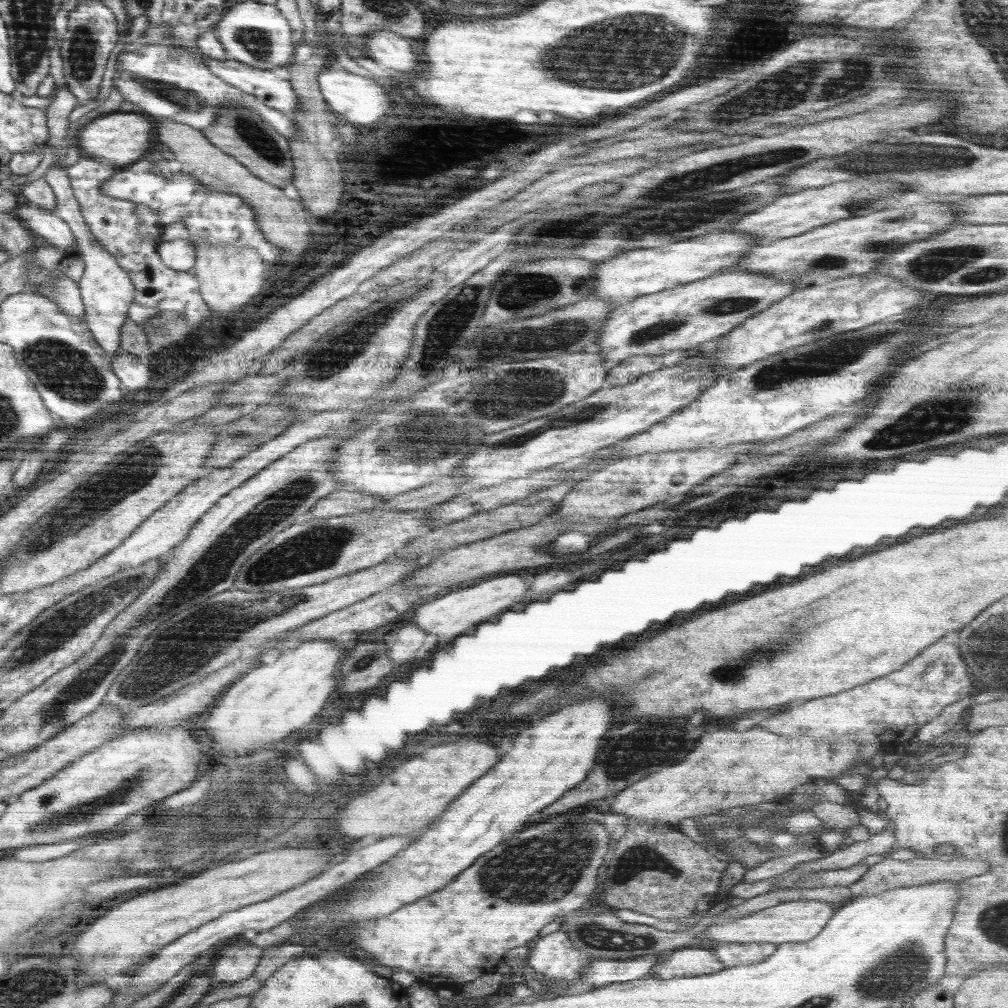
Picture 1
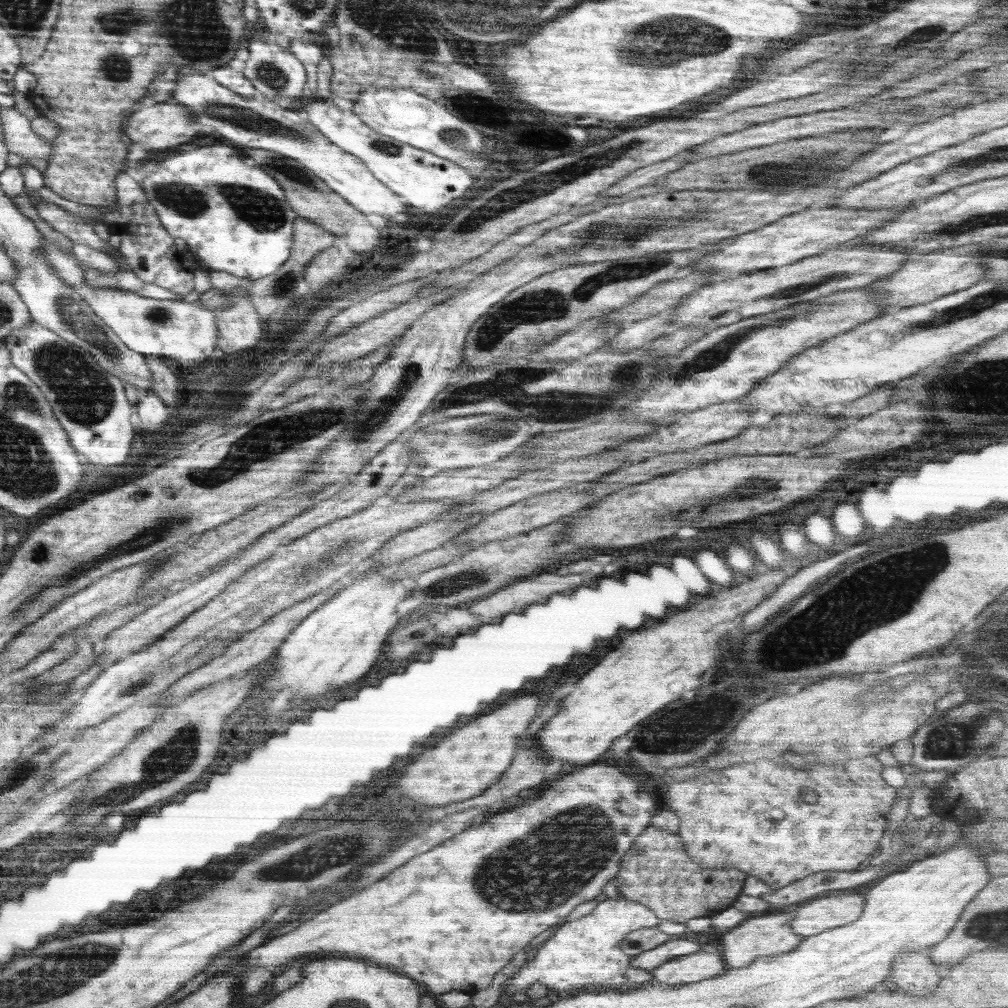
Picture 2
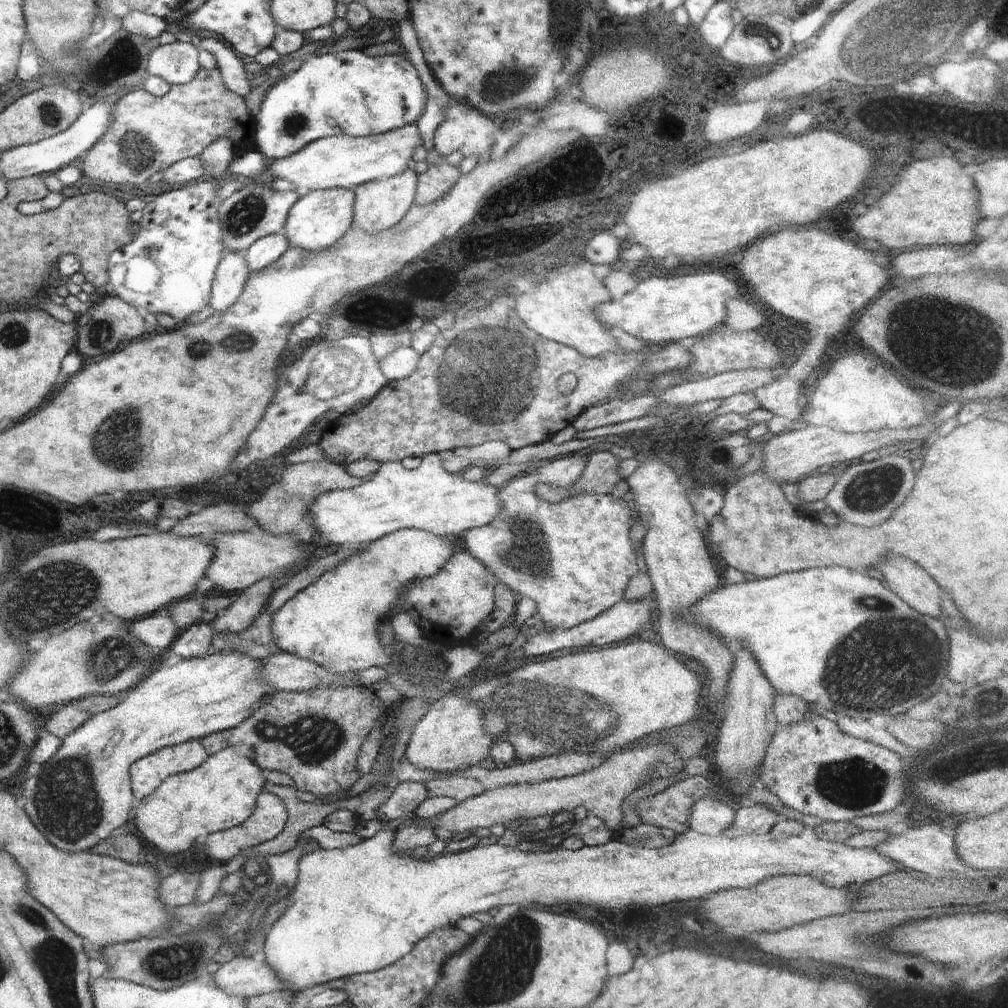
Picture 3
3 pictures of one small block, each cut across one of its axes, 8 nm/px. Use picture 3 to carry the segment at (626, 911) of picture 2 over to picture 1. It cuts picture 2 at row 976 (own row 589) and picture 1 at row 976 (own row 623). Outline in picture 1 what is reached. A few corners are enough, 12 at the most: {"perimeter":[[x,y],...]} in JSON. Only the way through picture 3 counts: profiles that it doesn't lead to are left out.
{"perimeter":[[562,929],[538,937],[526,958],[530,972],[580,978],[595,959],[574,948]]}

